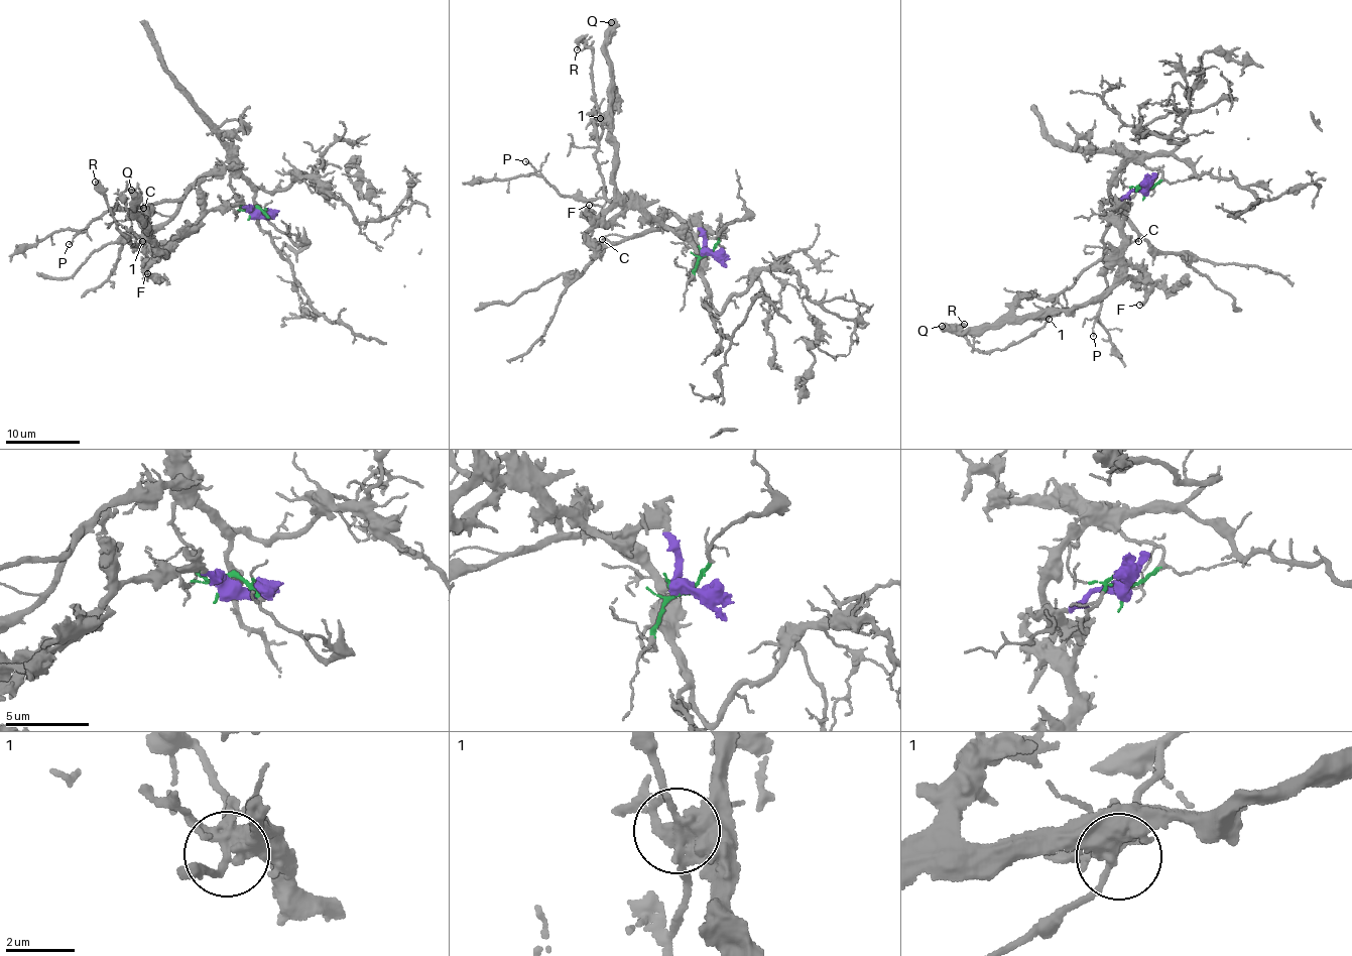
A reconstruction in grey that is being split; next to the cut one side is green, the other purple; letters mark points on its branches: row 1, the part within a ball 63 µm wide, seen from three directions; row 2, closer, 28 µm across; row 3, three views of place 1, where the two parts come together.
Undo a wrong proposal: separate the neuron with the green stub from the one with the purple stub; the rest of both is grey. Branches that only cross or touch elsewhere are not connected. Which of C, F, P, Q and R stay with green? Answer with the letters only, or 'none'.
C, P, R

